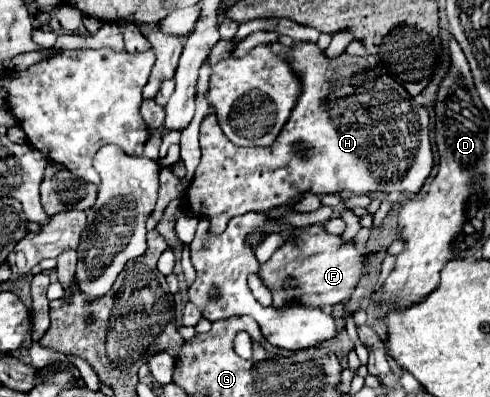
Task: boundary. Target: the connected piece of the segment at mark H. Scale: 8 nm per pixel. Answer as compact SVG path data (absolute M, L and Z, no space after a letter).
M294 42L290 48L268 44L276 56L286 56L294 74L300 80L300 96L288 122L284 124L276 142L268 148L240 148L220 134L218 122L202 122L200 148L202 158L184 194L182 210L190 216L208 216L210 234L222 234L232 216L246 214L250 210L268 212L282 206L306 192L310 194L368 194L368 192L418 192L426 176L432 170L432 148L428 134L428 112L424 106L416 106L412 96L396 84L388 74L370 68L362 56L350 56L342 52L336 58L328 58L318 44Z

